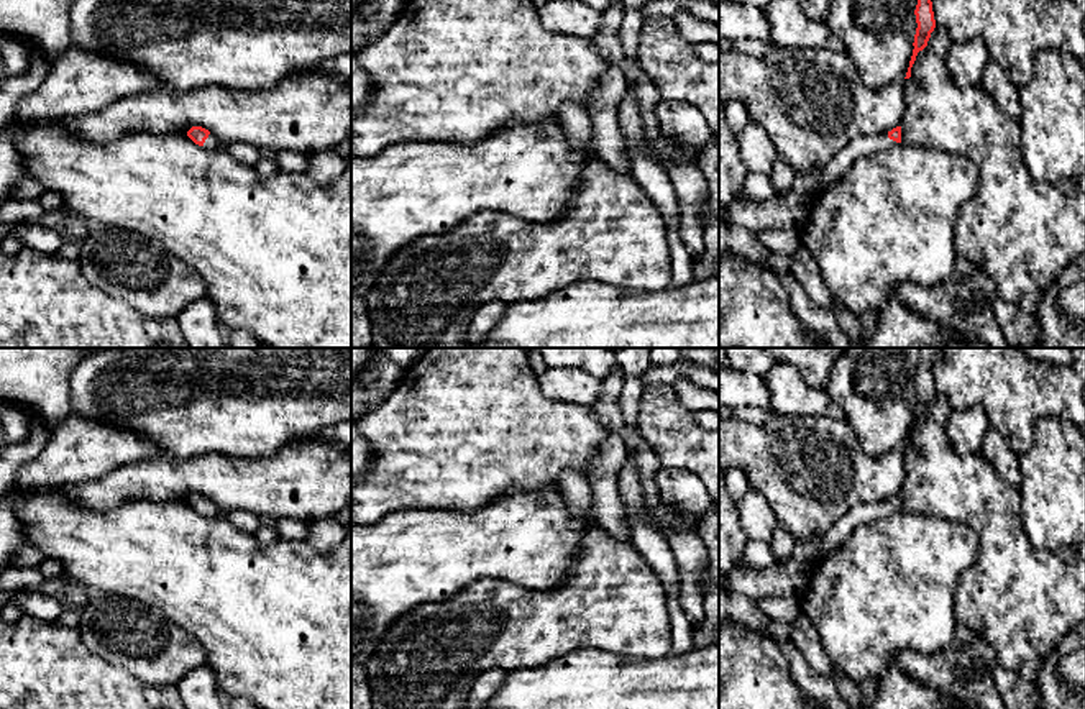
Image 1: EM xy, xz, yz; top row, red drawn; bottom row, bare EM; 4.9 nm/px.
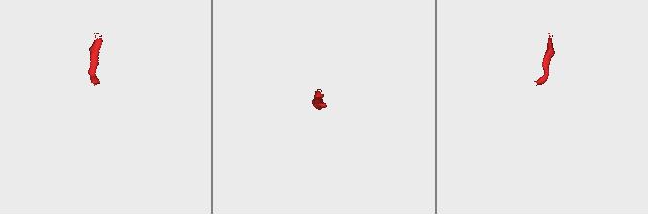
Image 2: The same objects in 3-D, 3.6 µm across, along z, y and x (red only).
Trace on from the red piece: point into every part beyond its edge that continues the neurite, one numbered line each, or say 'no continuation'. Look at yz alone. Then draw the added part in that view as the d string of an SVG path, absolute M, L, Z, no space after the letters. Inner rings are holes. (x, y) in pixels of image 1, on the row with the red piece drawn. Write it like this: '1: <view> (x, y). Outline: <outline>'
1: yz (839, 164). Outline: M888 133L854 138L849 144L835 153L826 167L822 167L821 187L813 192L811 197L814 199L824 187L834 185L837 181L840 181L858 158L890 149L895 144L898 143L890 140Z

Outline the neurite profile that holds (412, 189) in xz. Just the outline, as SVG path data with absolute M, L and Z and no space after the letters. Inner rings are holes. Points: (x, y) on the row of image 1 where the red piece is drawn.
M558 117L532 125L509 121L474 144L409 141L396 143L374 156L351 158L351 302L364 299L389 258L402 246L422 236L445 233L476 212L504 212L537 223L561 218L584 166L596 158L591 143L581 151L570 148Z

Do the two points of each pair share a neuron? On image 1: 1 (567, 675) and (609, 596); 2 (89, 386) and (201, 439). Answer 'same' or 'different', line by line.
1: different
2: same

